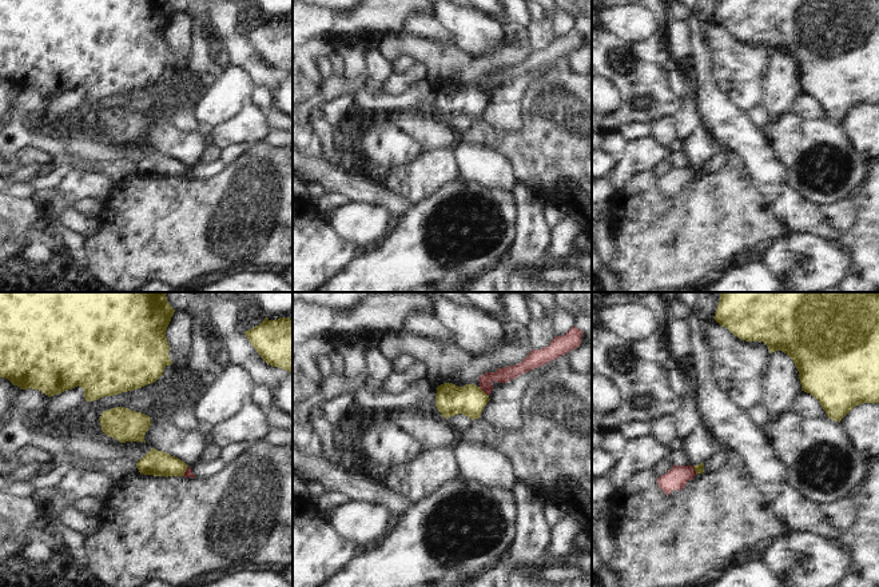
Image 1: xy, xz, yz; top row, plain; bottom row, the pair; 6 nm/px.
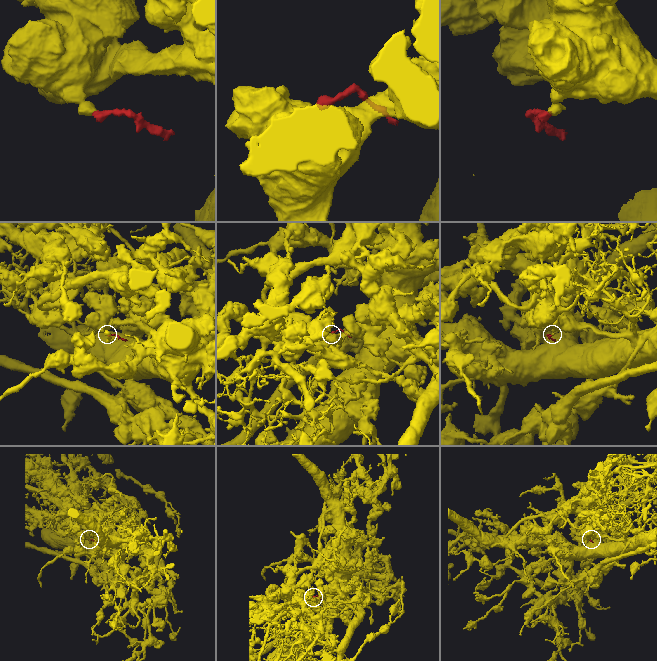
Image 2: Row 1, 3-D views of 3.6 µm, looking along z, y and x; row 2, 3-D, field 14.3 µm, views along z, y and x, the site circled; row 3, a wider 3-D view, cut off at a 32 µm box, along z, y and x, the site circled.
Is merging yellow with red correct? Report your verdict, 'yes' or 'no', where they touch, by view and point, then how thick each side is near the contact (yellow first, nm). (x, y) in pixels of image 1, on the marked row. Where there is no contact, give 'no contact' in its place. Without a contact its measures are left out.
no | xz (482, 391) | 190/100 nm

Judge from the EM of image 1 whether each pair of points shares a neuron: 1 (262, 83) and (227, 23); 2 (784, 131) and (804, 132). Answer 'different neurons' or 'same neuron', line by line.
1: same neuron
2: same neuron

